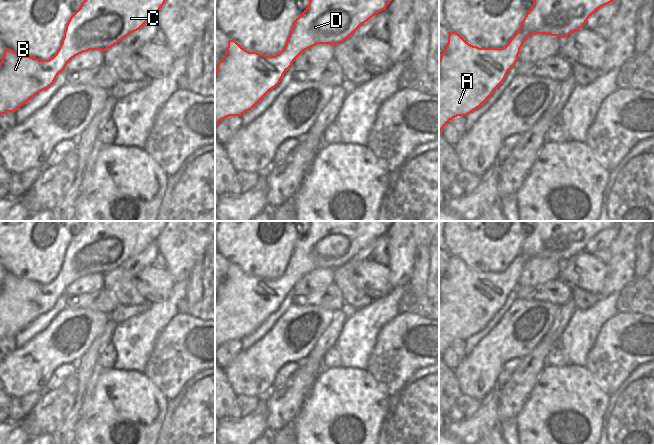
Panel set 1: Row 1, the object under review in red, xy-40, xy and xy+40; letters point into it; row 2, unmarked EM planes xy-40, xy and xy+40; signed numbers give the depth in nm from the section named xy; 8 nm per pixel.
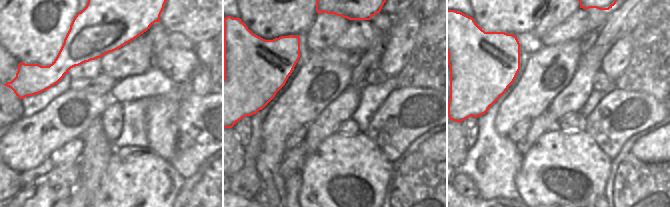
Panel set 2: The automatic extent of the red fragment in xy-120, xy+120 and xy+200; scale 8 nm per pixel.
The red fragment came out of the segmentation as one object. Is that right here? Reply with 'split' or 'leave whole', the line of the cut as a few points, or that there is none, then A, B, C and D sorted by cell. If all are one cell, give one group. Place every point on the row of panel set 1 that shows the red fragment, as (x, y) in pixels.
leave whole | no cut | A B C D

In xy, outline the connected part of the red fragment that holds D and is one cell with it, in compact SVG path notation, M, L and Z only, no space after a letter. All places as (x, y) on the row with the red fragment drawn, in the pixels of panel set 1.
M310 0L308 7L296 18L284 49L275 56L265 56L245 50L235 40L228 41L224 57L220 60L215 72L215 127L229 116L241 116L254 108L281 81L284 73L292 63L307 49L317 44L333 46L352 36L365 22L379 12L386 10L392 0Z

